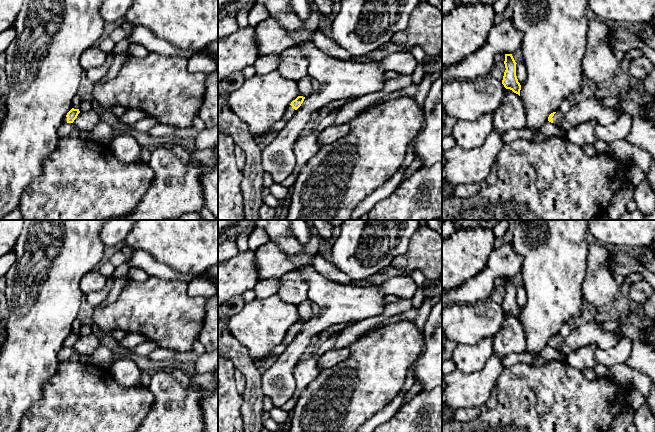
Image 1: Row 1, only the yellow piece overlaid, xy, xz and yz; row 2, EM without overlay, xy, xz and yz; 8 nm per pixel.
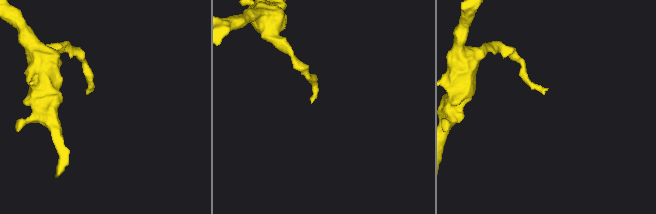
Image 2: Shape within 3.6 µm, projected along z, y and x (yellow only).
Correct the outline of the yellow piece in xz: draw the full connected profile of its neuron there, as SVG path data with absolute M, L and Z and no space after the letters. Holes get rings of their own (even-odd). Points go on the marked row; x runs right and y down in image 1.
M298 96L295 100L293 100L291 102L291 104L288 106L284 116L283 116L283 120L284 121L289 121L293 115L296 113L296 110L301 106L301 104L303 103L305 97L303 96Z

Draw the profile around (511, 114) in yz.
M506 89L505 99L493 114L493 124L498 133L526 127L526 111L521 96Z

